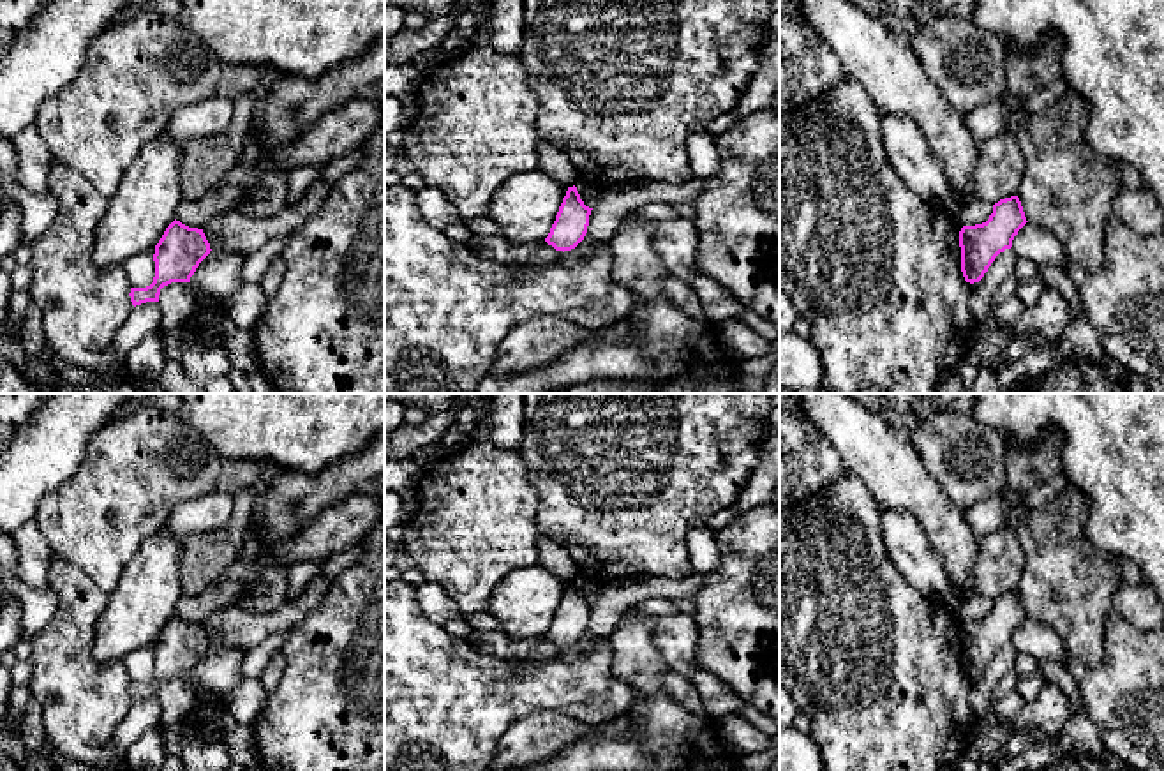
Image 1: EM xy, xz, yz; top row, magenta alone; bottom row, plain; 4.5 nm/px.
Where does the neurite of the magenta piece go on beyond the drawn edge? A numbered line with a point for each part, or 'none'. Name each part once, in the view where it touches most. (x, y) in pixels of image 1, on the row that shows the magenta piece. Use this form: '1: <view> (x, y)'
none

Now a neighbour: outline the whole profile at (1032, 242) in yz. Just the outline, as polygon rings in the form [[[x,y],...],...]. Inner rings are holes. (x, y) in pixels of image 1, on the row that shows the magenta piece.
[[[1026,222],[1012,240],[1012,251],[1018,258],[1035,265],[1055,265],[1063,270],[1071,259],[1067,258],[1058,238],[1037,224]]]

